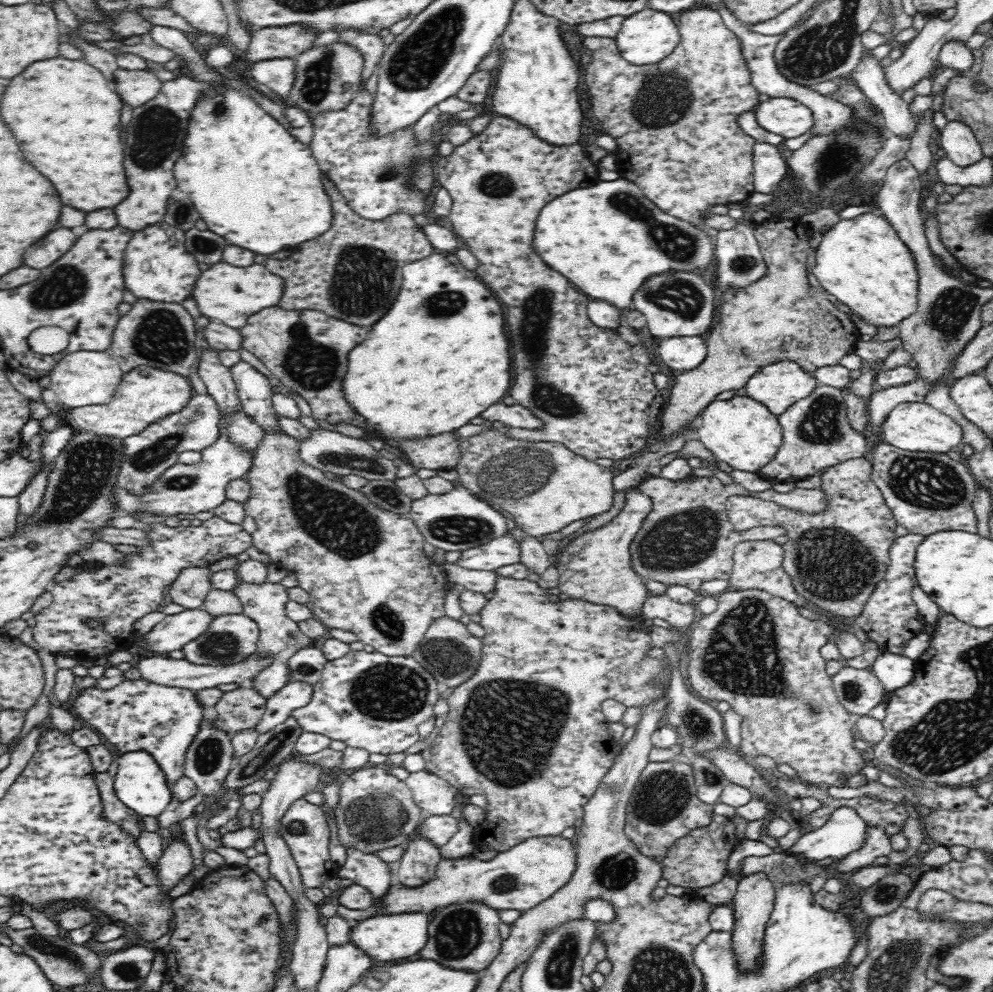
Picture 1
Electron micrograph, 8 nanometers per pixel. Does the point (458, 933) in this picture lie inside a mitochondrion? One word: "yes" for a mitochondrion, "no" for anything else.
yes

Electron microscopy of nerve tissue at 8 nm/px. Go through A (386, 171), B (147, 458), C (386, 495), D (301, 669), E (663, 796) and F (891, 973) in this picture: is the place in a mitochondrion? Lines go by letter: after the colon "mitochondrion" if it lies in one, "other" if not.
A: mitochondrion
B: mitochondrion
C: mitochondrion
D: mitochondrion
E: mitochondrion
F: mitochondrion

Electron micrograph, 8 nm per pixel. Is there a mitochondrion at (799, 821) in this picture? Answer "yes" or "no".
no

